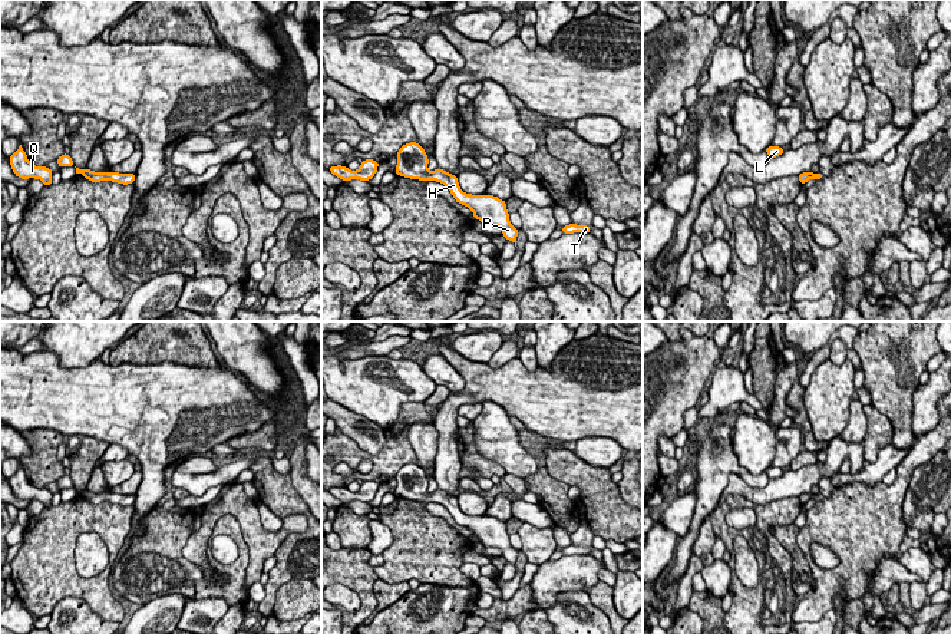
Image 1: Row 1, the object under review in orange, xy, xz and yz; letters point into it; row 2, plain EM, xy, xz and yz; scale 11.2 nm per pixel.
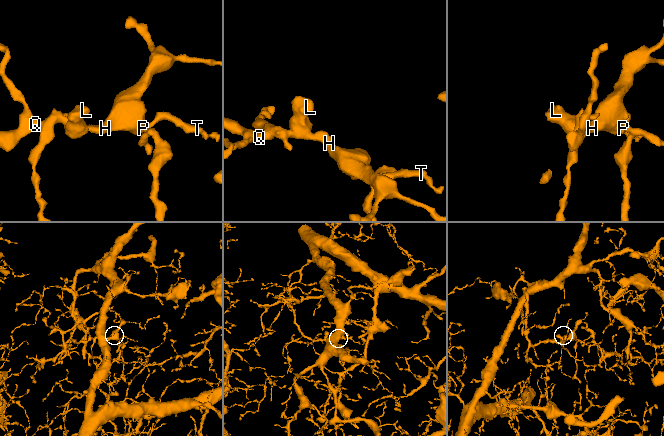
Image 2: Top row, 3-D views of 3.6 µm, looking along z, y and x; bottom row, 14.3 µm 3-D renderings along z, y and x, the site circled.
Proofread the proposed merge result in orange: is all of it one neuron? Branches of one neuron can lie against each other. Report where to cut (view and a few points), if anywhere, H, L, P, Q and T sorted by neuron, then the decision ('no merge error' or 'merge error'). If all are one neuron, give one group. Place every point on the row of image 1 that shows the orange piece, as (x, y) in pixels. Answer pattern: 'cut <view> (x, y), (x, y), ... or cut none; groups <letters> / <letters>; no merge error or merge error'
cut none; groups H L P Q T; no merge error

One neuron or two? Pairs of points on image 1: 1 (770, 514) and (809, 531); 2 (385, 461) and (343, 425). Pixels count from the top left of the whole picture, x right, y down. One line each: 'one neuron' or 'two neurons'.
1: two neurons
2: two neurons

